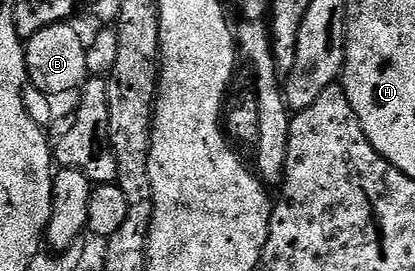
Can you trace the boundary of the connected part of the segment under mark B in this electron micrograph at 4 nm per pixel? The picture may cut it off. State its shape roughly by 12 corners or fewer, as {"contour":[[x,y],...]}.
{"contour":[[73,22],[25,40],[31,88],[69,120],[88,82],[87,44]]}

